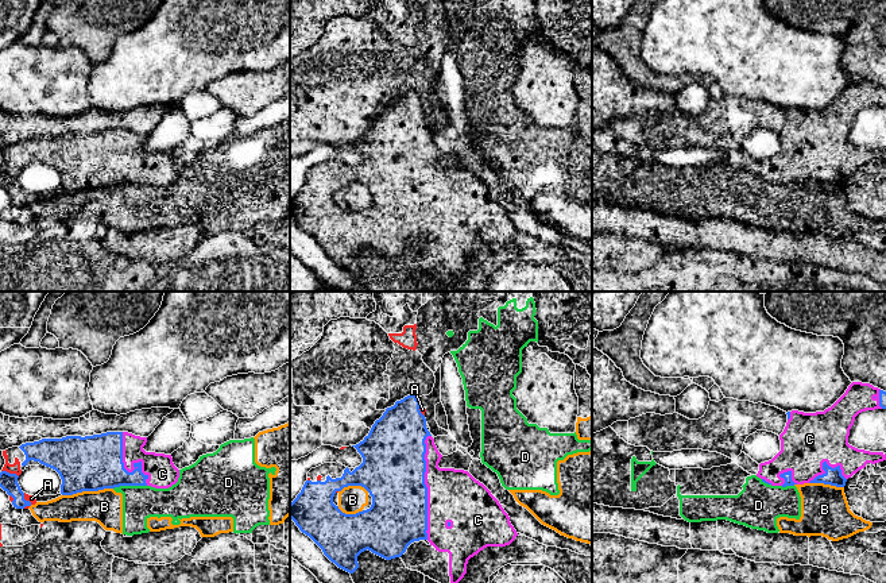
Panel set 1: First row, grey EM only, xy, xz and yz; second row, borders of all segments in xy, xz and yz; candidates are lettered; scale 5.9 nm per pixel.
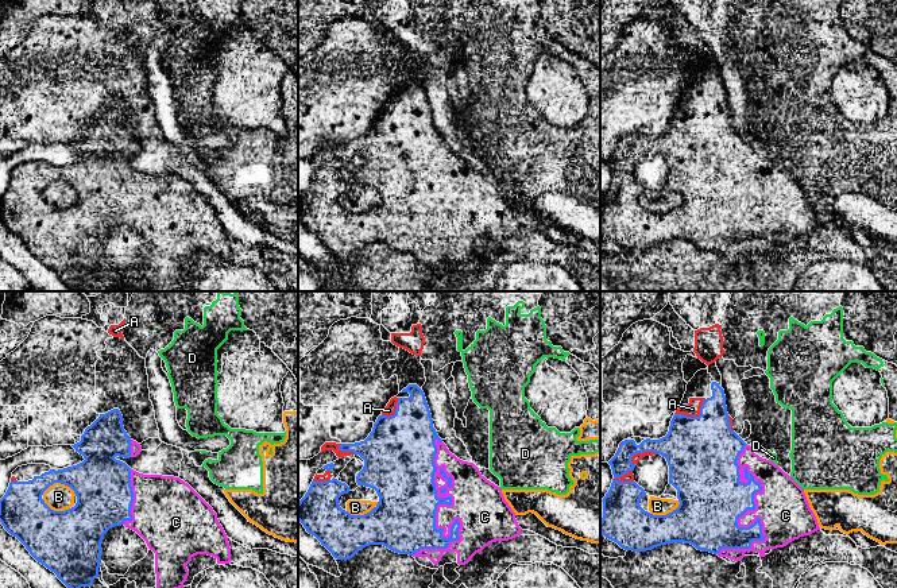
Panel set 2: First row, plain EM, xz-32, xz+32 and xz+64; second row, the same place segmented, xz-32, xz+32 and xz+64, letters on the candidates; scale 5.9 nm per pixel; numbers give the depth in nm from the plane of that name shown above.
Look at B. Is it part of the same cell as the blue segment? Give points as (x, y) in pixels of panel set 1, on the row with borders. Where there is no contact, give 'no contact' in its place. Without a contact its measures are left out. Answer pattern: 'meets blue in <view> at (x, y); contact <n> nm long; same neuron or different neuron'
meets blue in xy at (86, 490); contact 300 nm long; different neuron

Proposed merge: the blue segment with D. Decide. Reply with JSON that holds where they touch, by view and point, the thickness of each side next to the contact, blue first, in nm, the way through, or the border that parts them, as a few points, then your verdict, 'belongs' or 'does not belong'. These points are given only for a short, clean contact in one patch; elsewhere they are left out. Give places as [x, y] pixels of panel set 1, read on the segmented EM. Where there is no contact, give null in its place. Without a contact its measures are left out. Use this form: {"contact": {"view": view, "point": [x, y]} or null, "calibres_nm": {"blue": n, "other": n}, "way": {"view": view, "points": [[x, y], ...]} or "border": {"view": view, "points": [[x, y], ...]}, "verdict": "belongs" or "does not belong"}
{"contact": {"view": "xy", "point": [130, 485]}, "calibres_nm": {"blue": 320, "other": 200}, "verdict": "does not belong"}

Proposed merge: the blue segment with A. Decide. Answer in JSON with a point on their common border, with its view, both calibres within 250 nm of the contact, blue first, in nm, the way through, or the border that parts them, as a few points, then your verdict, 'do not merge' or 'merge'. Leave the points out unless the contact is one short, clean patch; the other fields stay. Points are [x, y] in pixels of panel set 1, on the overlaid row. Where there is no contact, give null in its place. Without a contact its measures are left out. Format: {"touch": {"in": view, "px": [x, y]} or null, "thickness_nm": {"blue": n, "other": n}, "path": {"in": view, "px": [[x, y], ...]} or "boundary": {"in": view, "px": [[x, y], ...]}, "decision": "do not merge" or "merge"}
{"touch": {"in": "xy", "px": [10, 474]}, "thickness_nm": {"blue": 110, "other": 60}, "decision": "do not merge"}

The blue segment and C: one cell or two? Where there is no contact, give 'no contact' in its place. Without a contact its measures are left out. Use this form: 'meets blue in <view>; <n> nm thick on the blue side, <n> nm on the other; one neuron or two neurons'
meets blue in xz; 380 nm thick on the blue side, 320 nm on the other; one neuron

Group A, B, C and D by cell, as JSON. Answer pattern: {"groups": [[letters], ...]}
{"groups": [["A"], ["B", "D"], ["C"]]}

